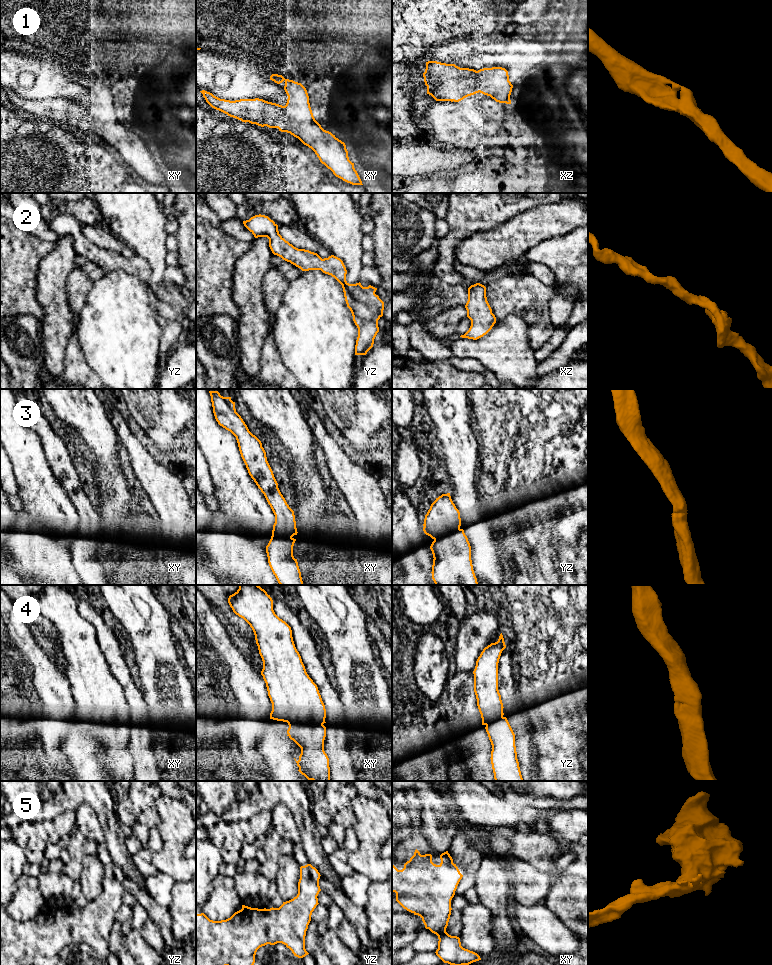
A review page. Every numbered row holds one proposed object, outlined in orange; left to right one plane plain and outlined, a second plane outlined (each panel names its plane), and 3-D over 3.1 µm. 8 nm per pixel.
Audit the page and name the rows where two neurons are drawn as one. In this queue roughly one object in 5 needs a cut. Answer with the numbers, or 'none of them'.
none of them

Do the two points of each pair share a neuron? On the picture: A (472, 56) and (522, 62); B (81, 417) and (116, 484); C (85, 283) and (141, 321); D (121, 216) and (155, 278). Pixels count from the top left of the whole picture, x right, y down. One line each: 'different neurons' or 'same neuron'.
A: same neuron
B: same neuron
C: different neurons
D: same neuron

